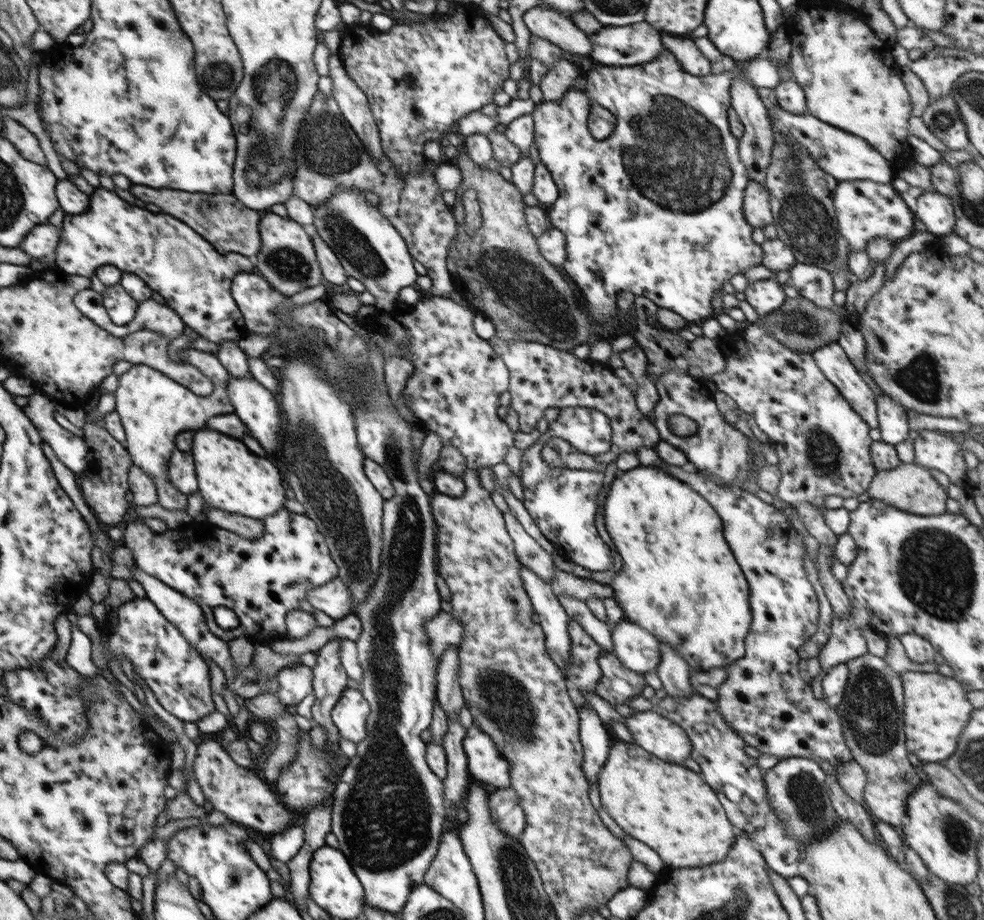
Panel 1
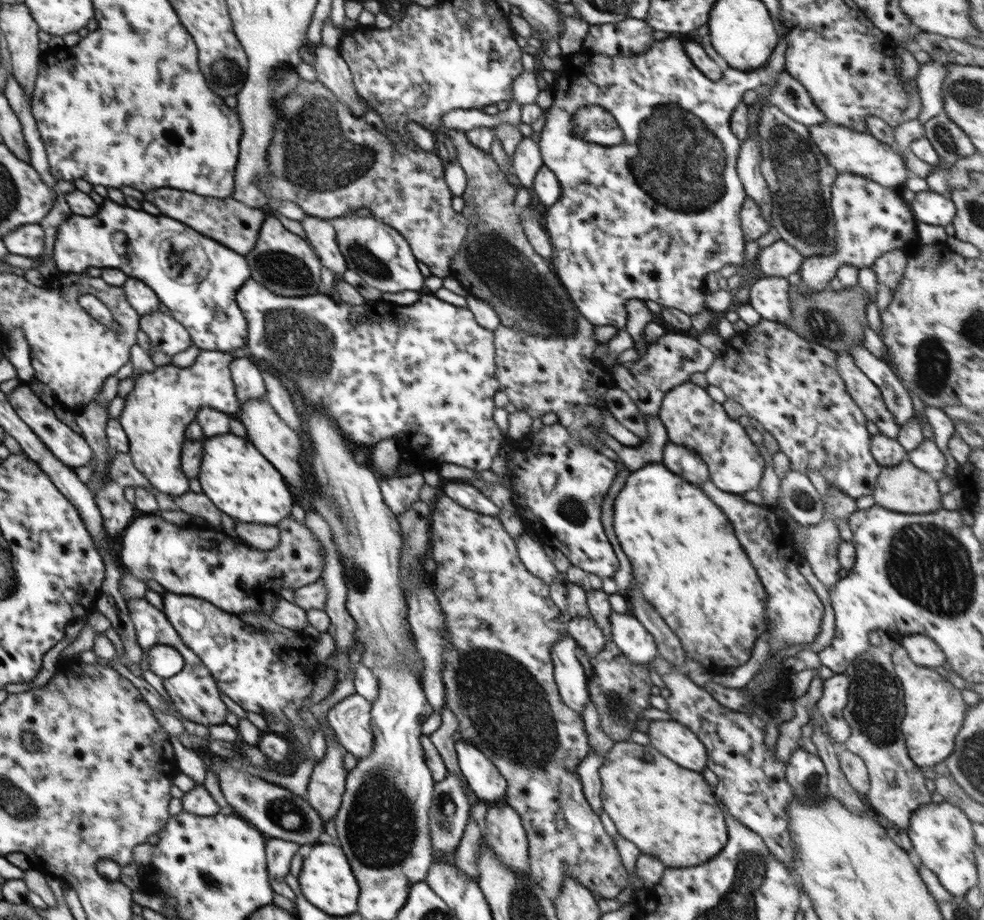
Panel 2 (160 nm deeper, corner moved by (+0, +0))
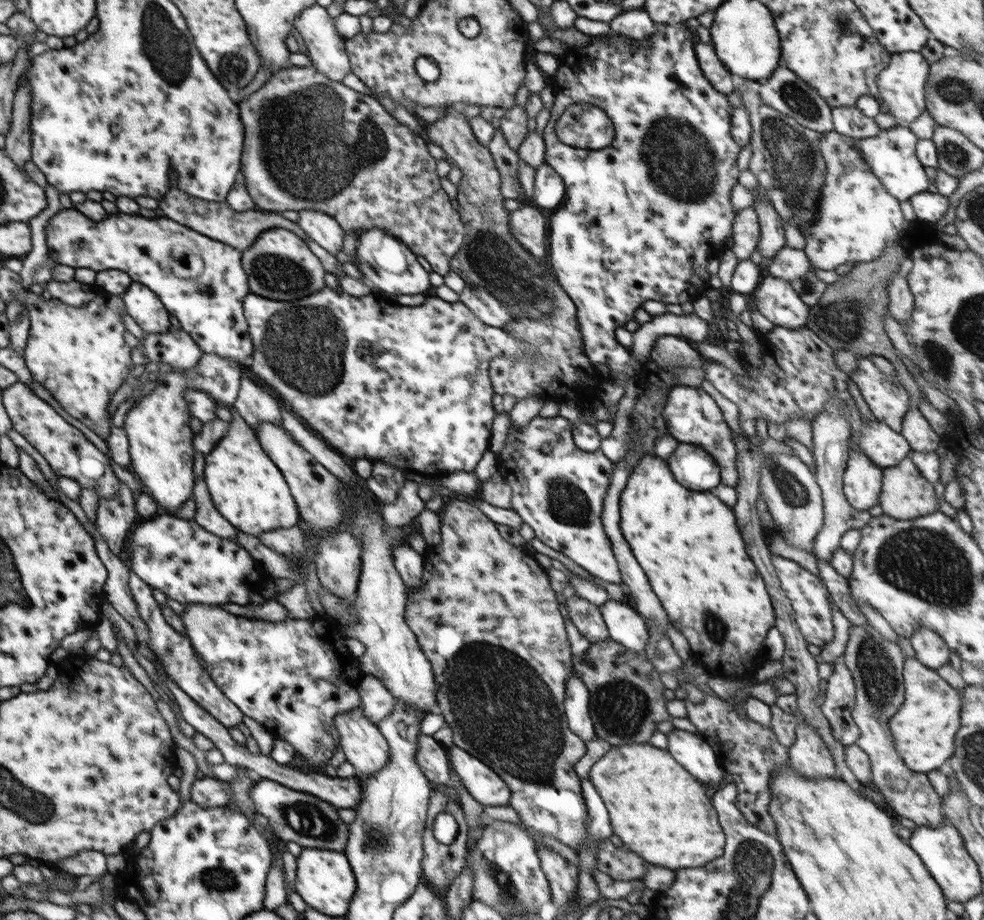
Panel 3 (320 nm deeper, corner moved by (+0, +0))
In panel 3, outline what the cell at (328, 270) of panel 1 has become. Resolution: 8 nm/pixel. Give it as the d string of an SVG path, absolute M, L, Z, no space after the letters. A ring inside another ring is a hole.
M303 210L299 211L297 223L310 239L330 254L336 256L340 252L345 232L335 218L325 212Z

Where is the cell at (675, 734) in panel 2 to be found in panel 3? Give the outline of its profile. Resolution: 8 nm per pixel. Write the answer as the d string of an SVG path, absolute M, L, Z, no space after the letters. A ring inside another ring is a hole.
M676 728L667 735L668 749L667 751L688 771L696 780L699 780L708 790L720 789L726 779L726 774L721 770L721 766L717 761L716 753L713 748L698 734L678 730Z

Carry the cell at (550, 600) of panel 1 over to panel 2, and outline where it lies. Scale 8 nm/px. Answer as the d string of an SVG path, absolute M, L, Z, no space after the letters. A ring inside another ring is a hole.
M565 634L551 648L551 659L554 663L555 683L562 702L582 717L586 704L591 702L589 693L592 690L586 689L588 678L576 657L577 647L577 642L569 634Z

